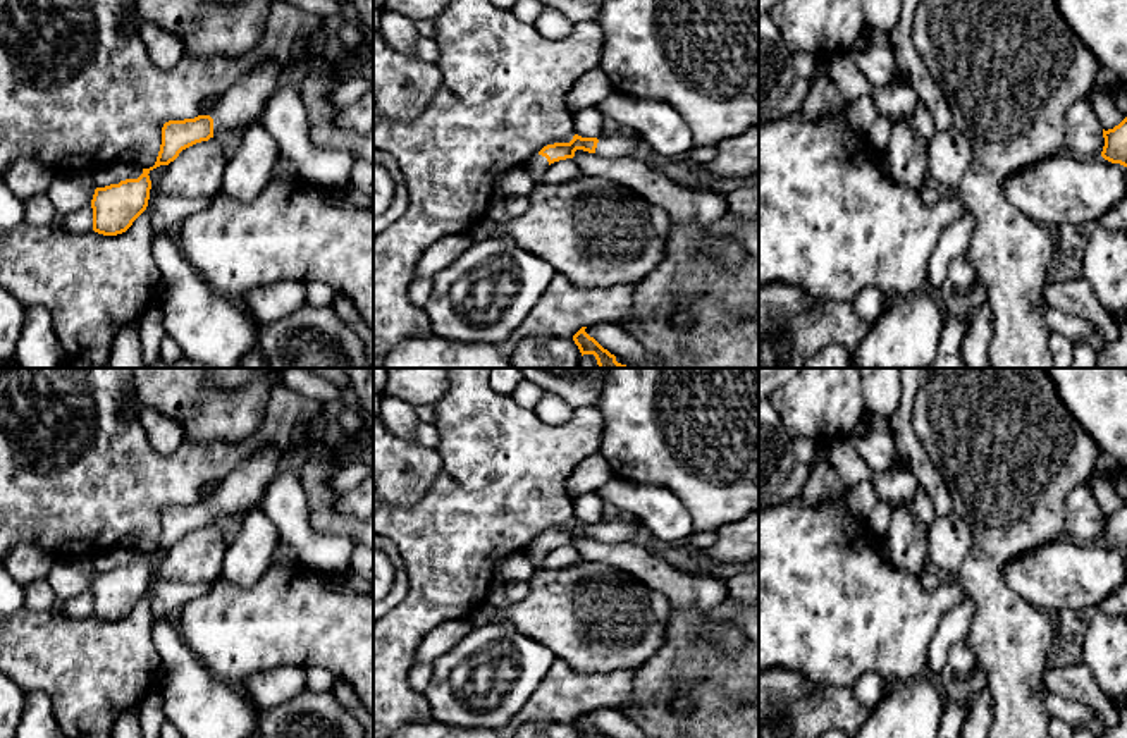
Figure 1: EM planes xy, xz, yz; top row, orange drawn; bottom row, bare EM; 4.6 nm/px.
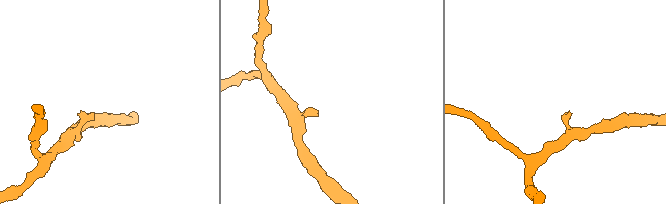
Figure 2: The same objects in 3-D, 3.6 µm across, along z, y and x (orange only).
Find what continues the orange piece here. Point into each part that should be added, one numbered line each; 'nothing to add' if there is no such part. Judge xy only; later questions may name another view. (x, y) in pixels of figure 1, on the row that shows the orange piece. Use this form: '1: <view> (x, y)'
1: xy (243, 102)

